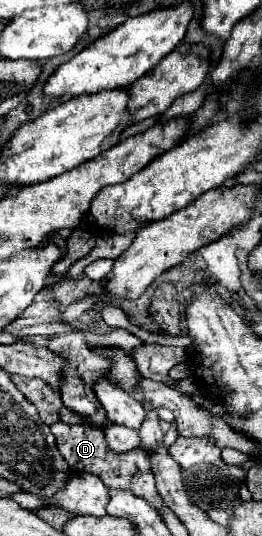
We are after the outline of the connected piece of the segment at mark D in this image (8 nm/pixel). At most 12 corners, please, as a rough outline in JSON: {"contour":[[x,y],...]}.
{"contour":[[56,422],[50,430],[72,470],[132,490],[156,508],[150,452],[118,454],[104,432]]}

